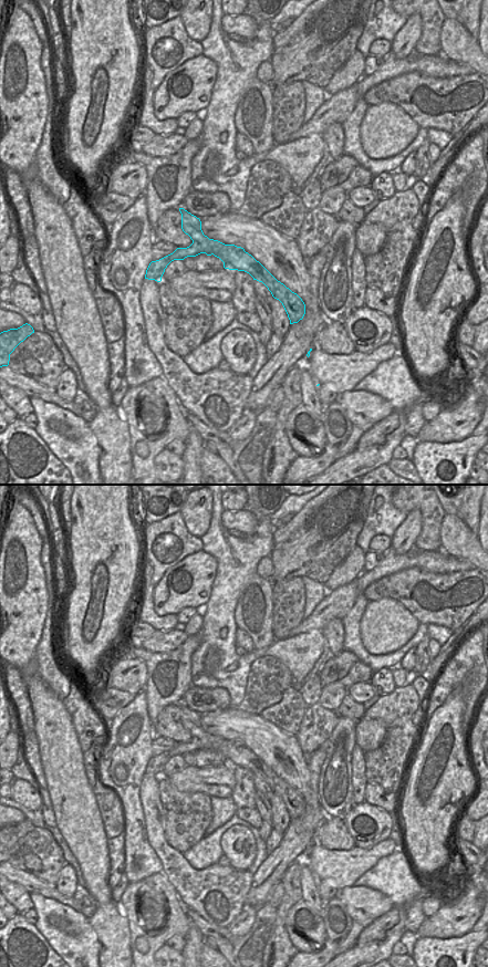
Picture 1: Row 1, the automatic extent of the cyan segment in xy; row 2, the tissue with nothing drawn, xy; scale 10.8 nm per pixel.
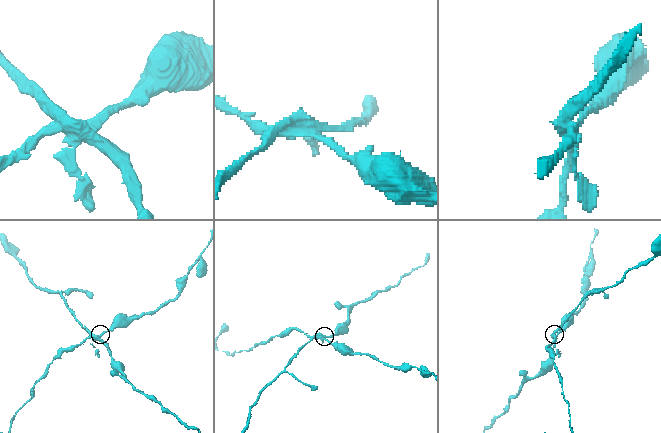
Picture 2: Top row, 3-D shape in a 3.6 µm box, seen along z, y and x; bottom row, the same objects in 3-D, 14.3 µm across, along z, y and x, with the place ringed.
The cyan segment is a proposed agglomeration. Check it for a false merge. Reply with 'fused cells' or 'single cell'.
fused cells

